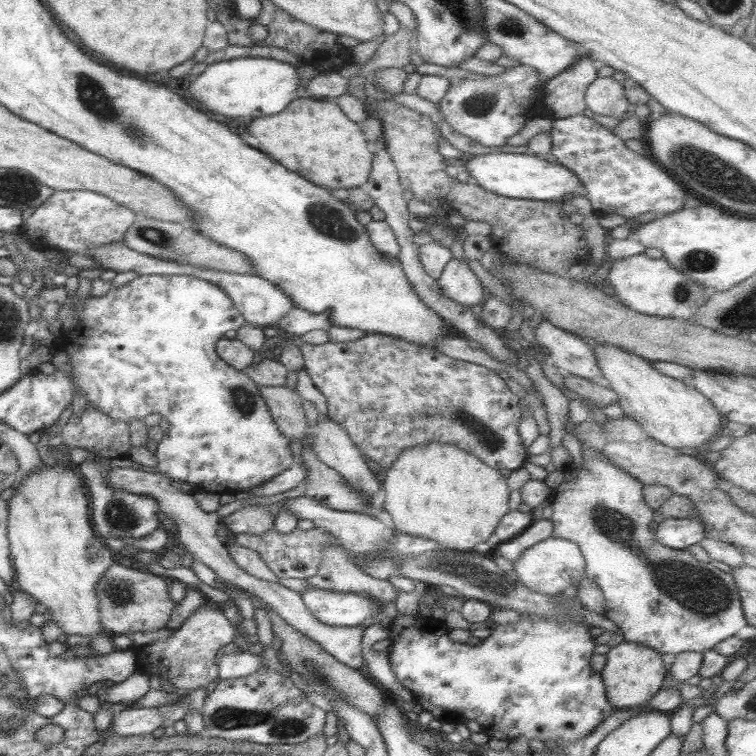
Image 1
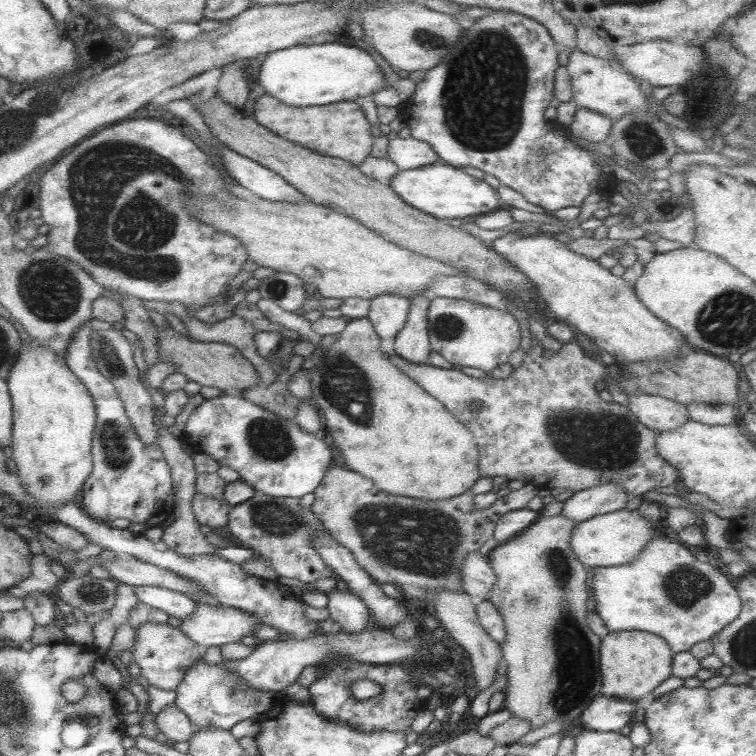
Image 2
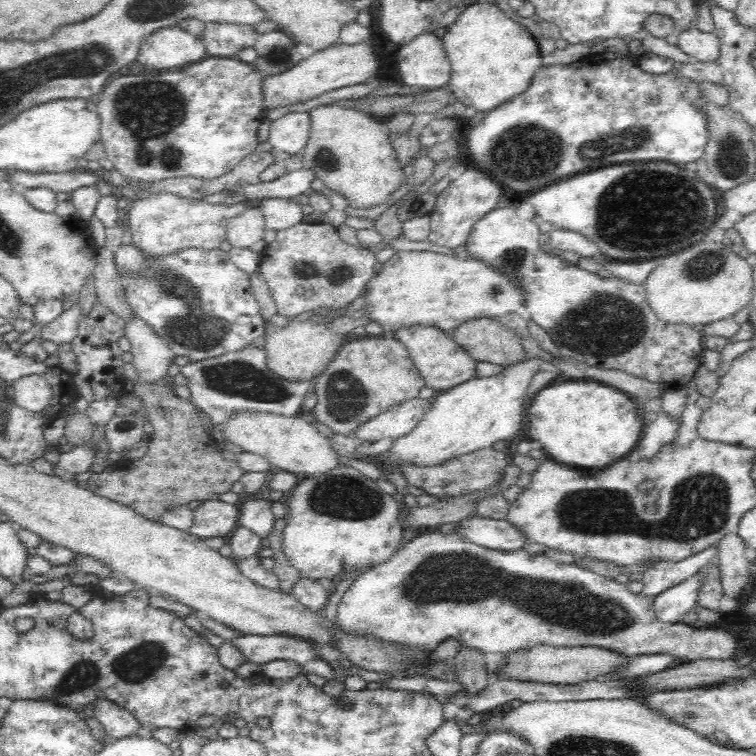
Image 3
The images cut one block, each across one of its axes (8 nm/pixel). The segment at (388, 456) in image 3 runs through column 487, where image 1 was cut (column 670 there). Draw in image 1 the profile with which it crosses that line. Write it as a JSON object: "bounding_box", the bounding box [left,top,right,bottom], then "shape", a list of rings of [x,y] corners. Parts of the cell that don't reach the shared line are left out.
{"bounding_box":[592,344,724,453],"shape":[[[593,344],[592,347],[599,373],[607,380],[608,390],[618,397],[617,406],[623,411],[624,417],[639,424],[648,438],[676,451],[695,453],[719,436],[724,419],[692,386],[659,374],[650,361],[617,346]]]}

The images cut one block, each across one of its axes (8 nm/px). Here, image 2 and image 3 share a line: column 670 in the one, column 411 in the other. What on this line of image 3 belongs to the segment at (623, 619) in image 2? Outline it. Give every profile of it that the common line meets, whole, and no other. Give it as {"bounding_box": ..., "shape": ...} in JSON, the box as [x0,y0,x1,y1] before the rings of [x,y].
{"bounding_box":[337,529,740,662],"shape":[[[430,529],[428,533],[414,538],[403,548],[398,549],[390,560],[382,564],[373,565],[366,572],[362,573],[354,583],[344,593],[341,601],[337,604],[337,625],[349,635],[358,637],[376,637],[378,641],[386,641],[399,647],[408,647],[416,651],[431,651],[445,640],[454,639],[464,648],[476,649],[480,653],[507,655],[509,652],[518,649],[530,650],[531,648],[548,645],[559,649],[575,649],[577,646],[594,646],[602,649],[608,649],[627,657],[640,656],[640,654],[668,654],[674,657],[677,662],[690,662],[695,660],[726,660],[734,659],[740,656],[740,643],[731,633],[724,631],[722,628],[714,626],[705,626],[703,628],[692,627],[686,623],[666,624],[658,620],[653,609],[653,600],[650,597],[640,594],[632,594],[627,585],[619,583],[617,580],[602,578],[597,574],[591,573],[590,570],[582,570],[570,564],[558,563],[546,556],[530,555],[526,550],[518,549],[515,551],[493,551],[481,548],[465,542],[459,538],[458,534],[442,535],[435,529]]]}

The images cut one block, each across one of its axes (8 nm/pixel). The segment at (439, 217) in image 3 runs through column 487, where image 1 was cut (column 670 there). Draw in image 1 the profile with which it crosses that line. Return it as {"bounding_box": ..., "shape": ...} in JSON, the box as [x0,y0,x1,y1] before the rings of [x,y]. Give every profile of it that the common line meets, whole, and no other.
{"bounding_box":[547,115,686,232],"shape":[[[585,115],[567,116],[567,118],[553,119],[549,133],[551,150],[547,158],[561,164],[563,168],[573,172],[581,184],[581,196],[585,197],[593,210],[601,210],[603,214],[619,214],[630,232],[639,228],[641,224],[637,222],[639,216],[653,214],[656,218],[671,214],[681,210],[686,196],[685,188],[681,186],[667,171],[651,162],[646,155],[640,155],[630,149],[627,149],[620,138],[617,138],[613,131],[599,125],[593,119]]]}

